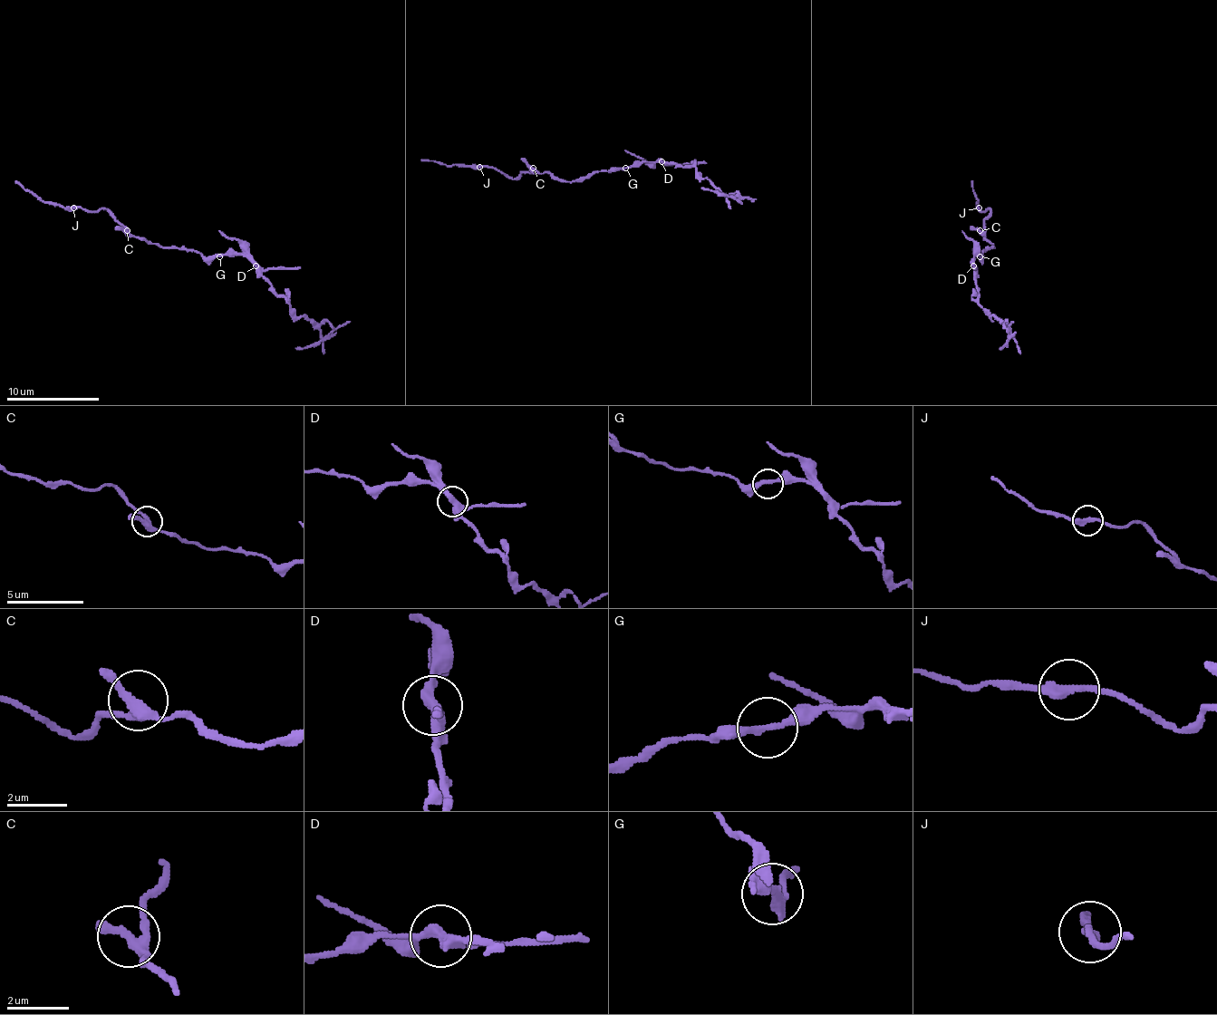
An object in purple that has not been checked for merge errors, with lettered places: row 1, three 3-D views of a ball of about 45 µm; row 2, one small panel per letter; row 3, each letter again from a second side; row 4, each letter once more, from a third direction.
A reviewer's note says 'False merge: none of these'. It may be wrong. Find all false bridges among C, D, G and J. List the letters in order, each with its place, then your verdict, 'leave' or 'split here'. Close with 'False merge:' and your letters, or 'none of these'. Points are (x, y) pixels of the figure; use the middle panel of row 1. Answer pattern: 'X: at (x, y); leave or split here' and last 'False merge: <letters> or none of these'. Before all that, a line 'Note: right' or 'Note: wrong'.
Note: wrong
C: at (533, 168); leave
D: at (661, 161); split here
G: at (625, 168); leave
J: at (479, 167); leave
False merge: D

